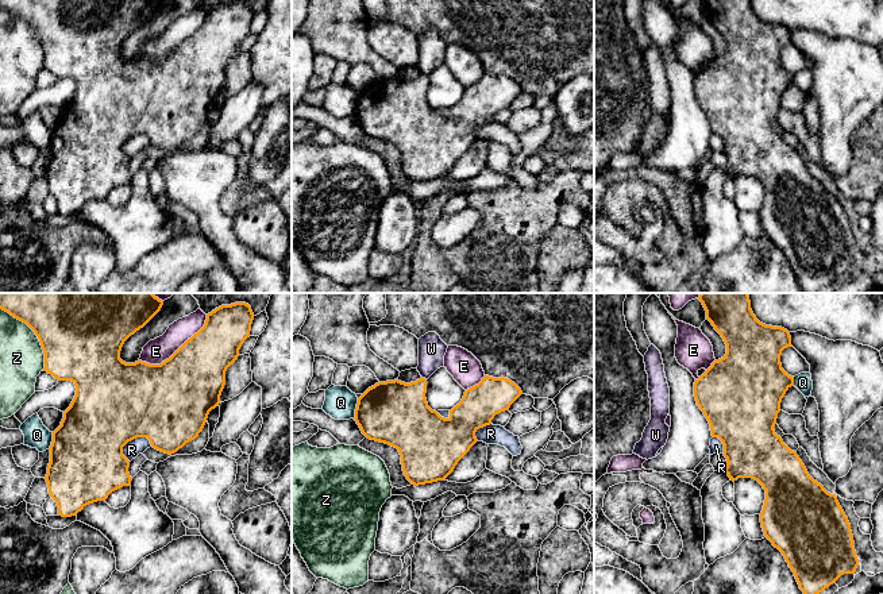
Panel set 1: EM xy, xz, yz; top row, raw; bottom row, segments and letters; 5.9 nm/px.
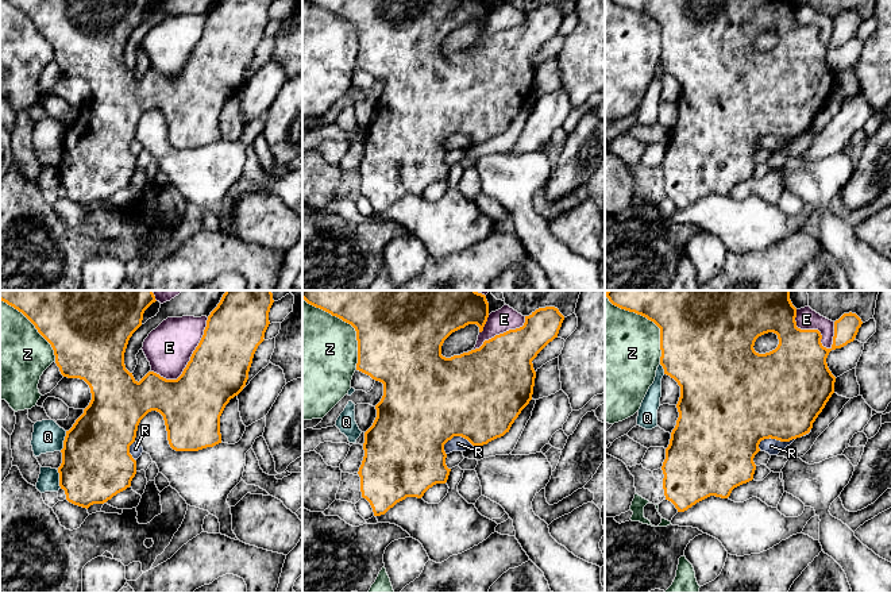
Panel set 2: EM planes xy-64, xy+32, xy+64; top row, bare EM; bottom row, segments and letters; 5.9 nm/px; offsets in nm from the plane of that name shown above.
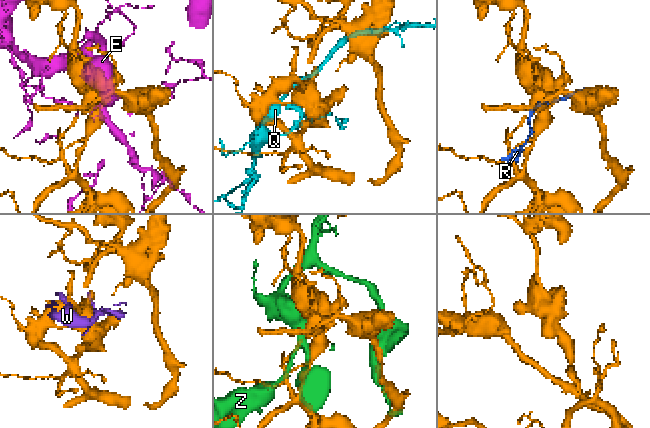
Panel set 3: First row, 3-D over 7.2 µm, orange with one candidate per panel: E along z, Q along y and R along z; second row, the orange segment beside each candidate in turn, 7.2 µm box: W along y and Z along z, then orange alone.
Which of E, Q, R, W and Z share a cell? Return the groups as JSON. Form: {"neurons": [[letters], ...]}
{"neurons": [["E"], ["Q"], ["R"], ["W"], ["Z"]]}

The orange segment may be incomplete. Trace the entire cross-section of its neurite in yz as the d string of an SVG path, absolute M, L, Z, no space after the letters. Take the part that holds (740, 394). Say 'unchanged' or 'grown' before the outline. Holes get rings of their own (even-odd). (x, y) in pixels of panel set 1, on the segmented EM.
unchanged | M701 293L706 319L726 344L724 358L694 382L694 397L710 424L713 437L724 444L730 481L752 478L766 490L760 513L764 536L784 556L803 594L820 594L844 574L855 574L859 559L851 524L836 494L814 481L795 451L775 433L780 402L794 386L780 363L782 351L791 346L790 332L760 323L751 309L748 293Z

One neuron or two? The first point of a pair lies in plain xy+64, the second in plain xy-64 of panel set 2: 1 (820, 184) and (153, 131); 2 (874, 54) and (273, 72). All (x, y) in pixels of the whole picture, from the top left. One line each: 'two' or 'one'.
1: one
2: two

